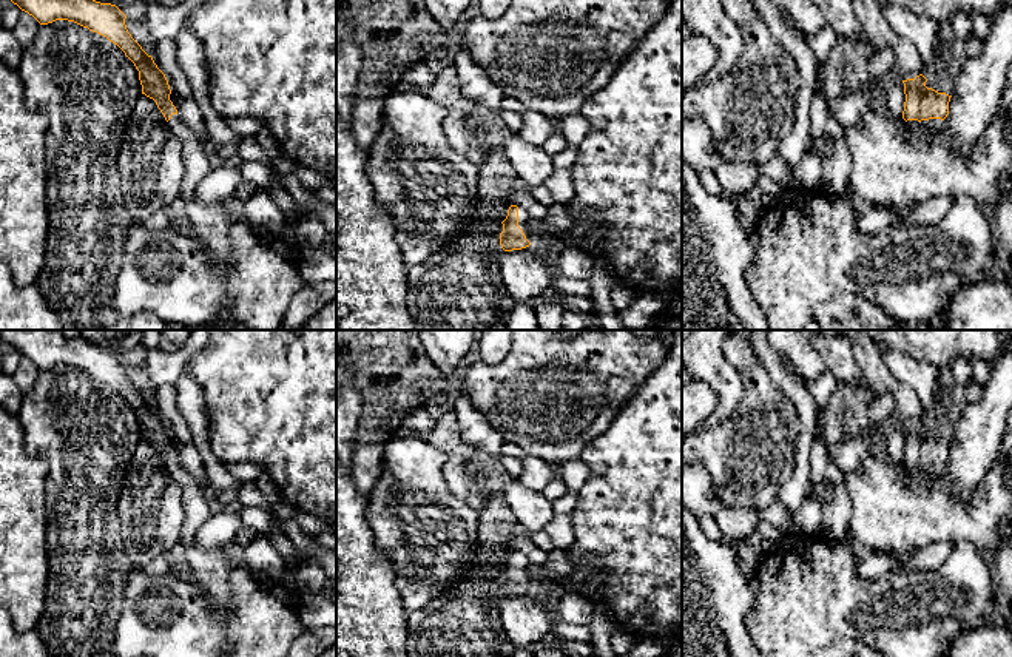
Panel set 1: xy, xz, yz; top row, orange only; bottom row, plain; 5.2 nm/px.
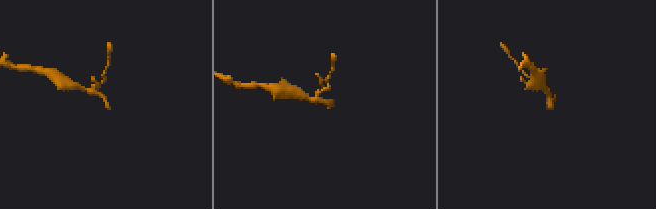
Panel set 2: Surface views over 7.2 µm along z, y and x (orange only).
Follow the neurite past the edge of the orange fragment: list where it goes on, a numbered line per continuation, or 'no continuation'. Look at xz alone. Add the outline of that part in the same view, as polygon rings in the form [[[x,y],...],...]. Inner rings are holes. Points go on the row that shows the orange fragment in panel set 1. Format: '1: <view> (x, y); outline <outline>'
1: xz (523, 216); outline [[[518,207],[518,227],[523,230],[526,239],[532,244],[534,238],[528,225],[529,219],[531,219],[529,214],[521,207]]]

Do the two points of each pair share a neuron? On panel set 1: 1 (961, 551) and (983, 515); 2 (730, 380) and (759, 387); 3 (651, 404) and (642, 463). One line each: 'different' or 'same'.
1: different
2: different
3: same

